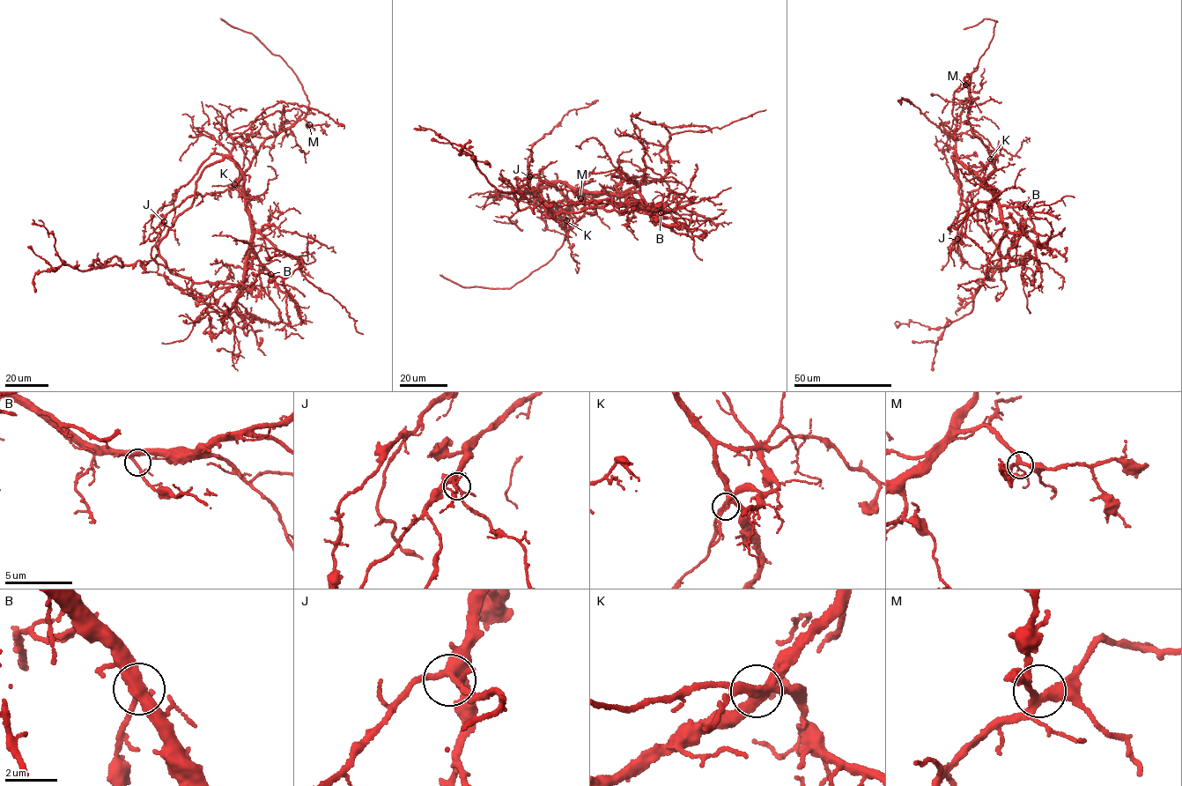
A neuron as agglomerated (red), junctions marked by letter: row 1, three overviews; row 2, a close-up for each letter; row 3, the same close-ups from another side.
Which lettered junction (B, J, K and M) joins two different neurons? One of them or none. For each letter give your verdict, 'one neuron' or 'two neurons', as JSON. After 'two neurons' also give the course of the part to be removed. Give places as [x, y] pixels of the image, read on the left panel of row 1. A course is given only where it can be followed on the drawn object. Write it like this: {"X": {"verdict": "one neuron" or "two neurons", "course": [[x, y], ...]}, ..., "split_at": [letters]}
{"B": {"verdict": "one neuron"}, "J": {"verdict": "one neuron"}, "K": {"verdict": "two neurons", "course": [[234, 184], [261, 144], [306, 113], [309, 101], [299, 77], [284, 59], [254, 36], [220, 18]]}, "M": {"verdict": "one neuron"}, "split_at": ["K"]}

